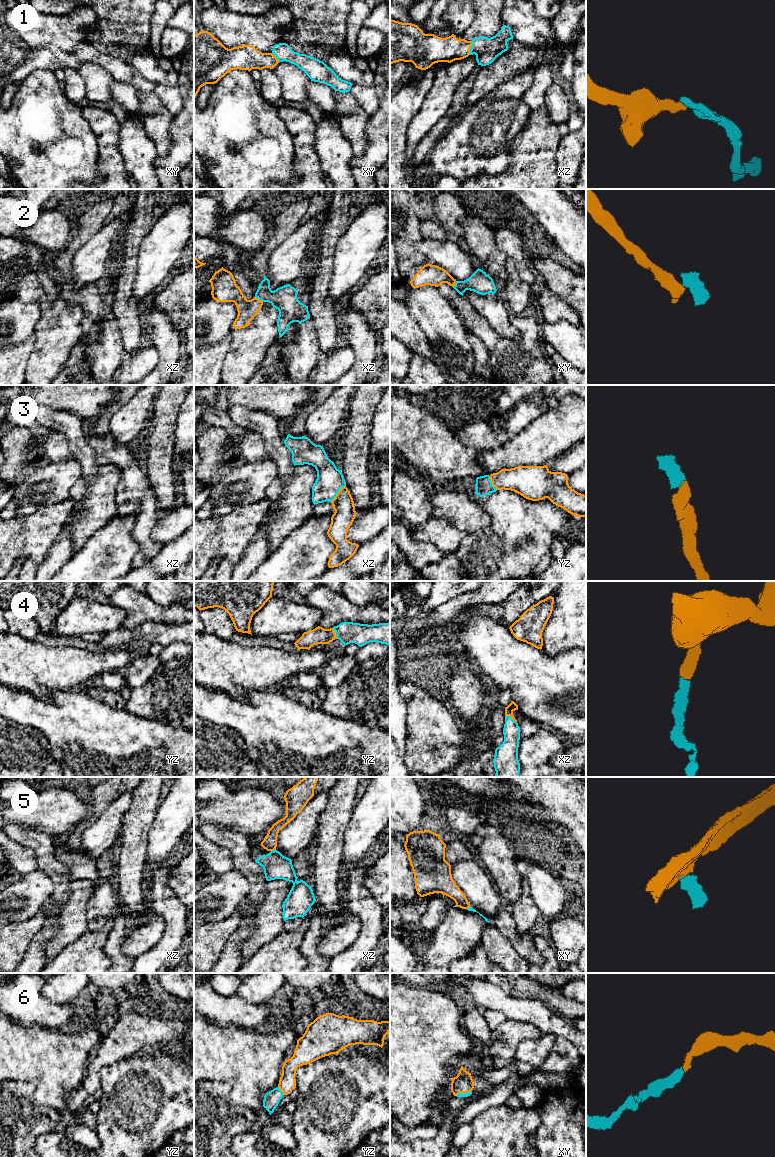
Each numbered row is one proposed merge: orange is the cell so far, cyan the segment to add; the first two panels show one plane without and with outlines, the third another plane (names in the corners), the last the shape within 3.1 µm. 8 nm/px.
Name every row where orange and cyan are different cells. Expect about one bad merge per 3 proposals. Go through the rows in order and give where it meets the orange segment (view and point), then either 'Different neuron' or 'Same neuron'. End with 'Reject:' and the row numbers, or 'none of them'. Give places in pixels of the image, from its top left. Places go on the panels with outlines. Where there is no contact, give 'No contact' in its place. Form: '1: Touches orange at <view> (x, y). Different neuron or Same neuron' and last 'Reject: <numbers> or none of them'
1: Touches orange at xz (470, 47). Same neuron
2: Touches orange at xz (258, 299). Different neuron
3: Touches orange at xz (337, 493). Same neuron
4: Touches orange at xz (511, 717). Same neuron
5: Touches orange at xz (273, 850). Different neuron
6: Touches orange at yz (280, 1089). Same neuron
Reject: 2, 5

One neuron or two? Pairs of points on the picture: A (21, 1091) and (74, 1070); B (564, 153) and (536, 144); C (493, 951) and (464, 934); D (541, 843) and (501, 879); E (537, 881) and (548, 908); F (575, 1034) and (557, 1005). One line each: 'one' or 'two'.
A: two
B: two
C: two
D: one
E: one
F: two

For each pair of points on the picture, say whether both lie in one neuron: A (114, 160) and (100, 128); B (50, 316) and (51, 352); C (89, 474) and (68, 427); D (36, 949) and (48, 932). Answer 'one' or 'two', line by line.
A: one
B: one
C: one
D: one

